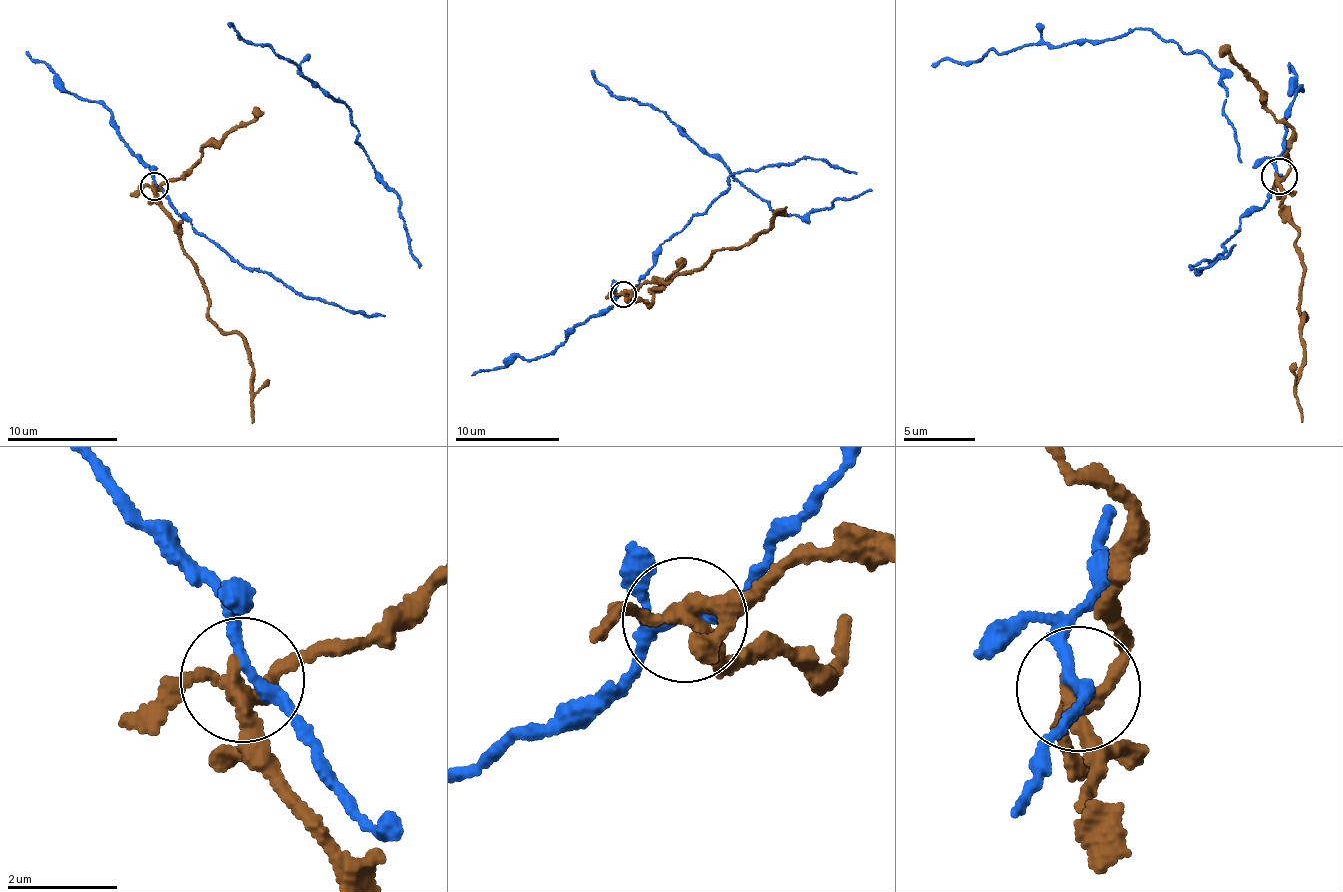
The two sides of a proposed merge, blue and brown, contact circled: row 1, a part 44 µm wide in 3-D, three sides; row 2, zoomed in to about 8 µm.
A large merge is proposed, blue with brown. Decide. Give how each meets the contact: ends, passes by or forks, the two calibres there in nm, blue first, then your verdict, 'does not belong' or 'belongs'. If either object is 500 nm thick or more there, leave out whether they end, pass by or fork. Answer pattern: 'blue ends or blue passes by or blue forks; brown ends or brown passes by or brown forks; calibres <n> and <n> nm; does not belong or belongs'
blue passes by; brown forks; calibres 200 and 240 nm; does not belong

